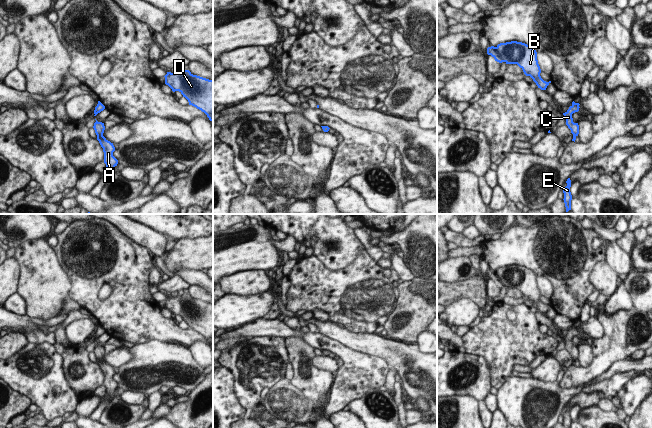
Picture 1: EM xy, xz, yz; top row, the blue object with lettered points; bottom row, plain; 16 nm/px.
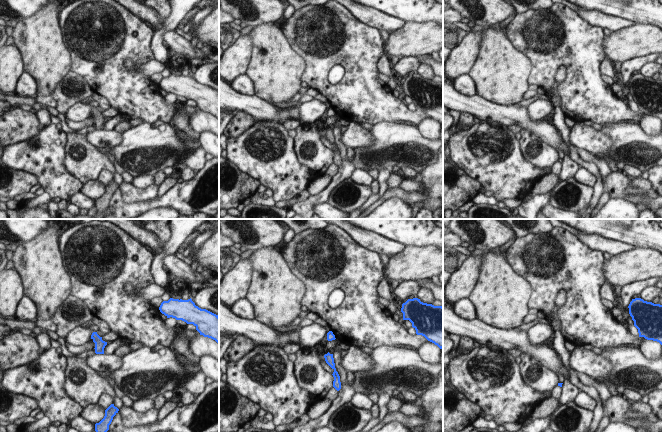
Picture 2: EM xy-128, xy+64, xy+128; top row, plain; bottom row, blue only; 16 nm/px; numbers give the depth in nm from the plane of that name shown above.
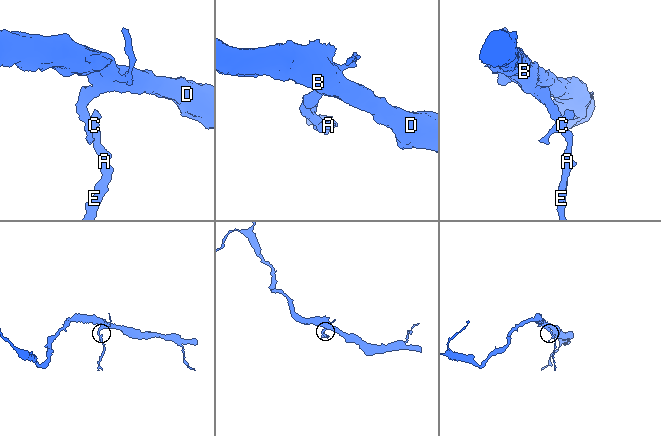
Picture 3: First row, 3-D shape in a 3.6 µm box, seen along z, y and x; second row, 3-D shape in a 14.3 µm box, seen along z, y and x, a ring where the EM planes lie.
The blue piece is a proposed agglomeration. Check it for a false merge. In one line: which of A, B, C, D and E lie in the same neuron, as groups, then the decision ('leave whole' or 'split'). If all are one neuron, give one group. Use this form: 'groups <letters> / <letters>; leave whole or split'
groups A B C D E; leave whole

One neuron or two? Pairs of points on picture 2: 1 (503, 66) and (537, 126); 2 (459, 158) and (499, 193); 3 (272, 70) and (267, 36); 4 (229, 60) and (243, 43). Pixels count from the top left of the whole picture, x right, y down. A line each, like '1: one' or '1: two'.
1: two
2: one
3: one
4: one

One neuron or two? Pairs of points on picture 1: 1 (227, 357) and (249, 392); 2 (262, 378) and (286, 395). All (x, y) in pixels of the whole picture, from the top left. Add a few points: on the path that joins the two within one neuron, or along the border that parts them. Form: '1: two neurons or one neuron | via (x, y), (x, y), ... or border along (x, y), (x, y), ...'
1: one neuron | via (236, 364), (246, 374), (247, 383)
2: two neurons | border along (284, 377), (269, 389)

